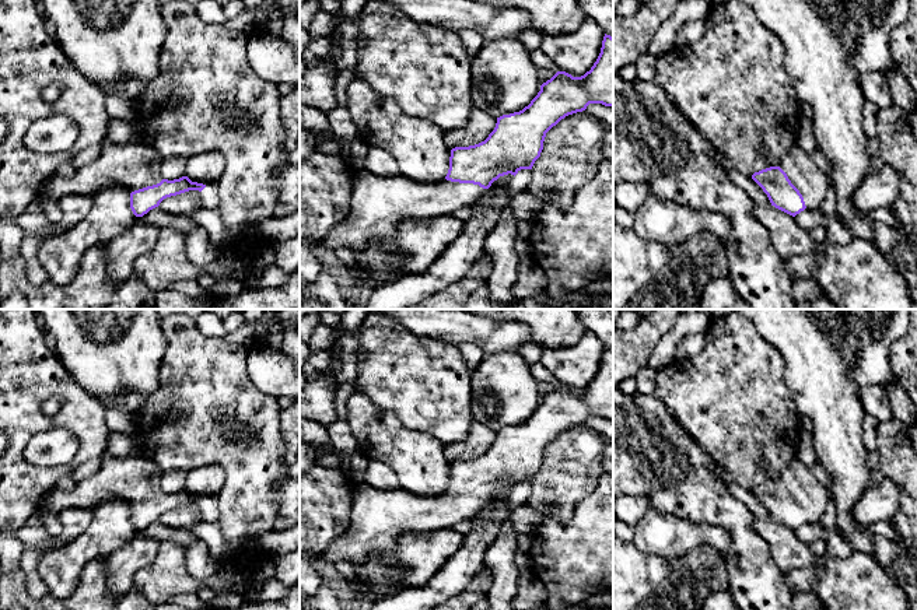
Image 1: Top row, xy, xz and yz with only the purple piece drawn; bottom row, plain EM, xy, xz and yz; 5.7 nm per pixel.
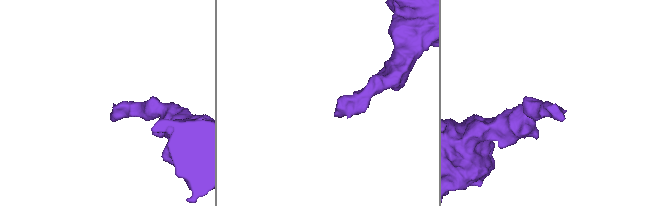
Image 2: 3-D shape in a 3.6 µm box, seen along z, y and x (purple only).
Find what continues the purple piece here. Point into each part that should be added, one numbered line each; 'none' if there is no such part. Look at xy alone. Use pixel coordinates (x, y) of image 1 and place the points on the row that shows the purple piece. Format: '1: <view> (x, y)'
1: xy (128, 165)

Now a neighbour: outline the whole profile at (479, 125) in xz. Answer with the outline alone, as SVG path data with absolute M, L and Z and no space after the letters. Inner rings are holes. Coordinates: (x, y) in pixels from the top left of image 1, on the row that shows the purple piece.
M473 106L466 125L459 129L444 132L444 141L449 150L479 144L489 137L496 123L496 118Z

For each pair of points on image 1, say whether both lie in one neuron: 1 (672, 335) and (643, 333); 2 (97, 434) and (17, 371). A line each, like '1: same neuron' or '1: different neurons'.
1: different neurons
2: same neuron

